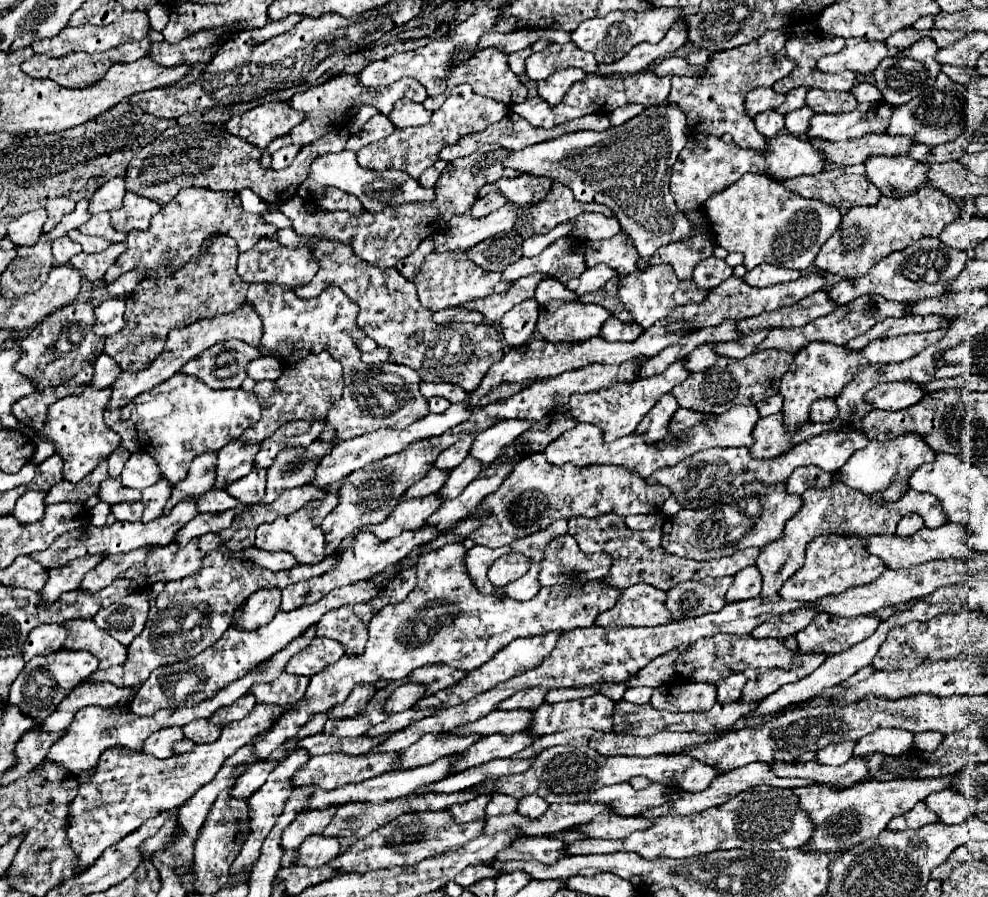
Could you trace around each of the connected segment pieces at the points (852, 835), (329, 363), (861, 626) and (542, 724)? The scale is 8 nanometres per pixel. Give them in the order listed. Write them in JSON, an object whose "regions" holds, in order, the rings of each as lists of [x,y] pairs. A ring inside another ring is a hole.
{"regions":[[[[940,776],[940,778],[900,778],[900,780],[890,780],[890,782],[862,782],[846,790],[838,788],[824,788],[824,786],[804,786],[804,788],[794,788],[794,794],[800,800],[800,808],[810,816],[814,824],[814,832],[800,846],[804,852],[842,852],[850,850],[868,838],[876,838],[886,824],[914,808],[916,802],[924,800],[926,794],[930,792],[940,792],[950,788],[952,776]]],[[[328,352],[310,354],[300,362],[284,366],[284,372],[278,380],[262,380],[254,386],[254,394],[262,406],[262,418],[254,428],[248,428],[240,440],[266,440],[272,436],[282,424],[290,420],[306,420],[316,422],[324,420],[332,404],[342,396],[344,378],[342,378],[342,364],[334,360]]],[[[816,614],[806,630],[798,632],[796,642],[800,652],[810,654],[838,654],[854,644],[872,636],[880,620],[874,616],[856,616],[856,618],[838,618]]],[[[602,694],[558,704],[544,702],[538,710],[534,710],[528,734],[532,738],[540,738],[546,734],[556,734],[568,728],[582,728],[582,726],[600,732],[610,732],[612,706],[614,706],[612,700]]]]}

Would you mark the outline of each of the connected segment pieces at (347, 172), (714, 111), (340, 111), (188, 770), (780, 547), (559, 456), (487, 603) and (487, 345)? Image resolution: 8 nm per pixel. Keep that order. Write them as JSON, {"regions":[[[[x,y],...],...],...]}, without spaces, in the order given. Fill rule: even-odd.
{"regions":[[[[350,150],[318,156],[312,162],[308,178],[298,188],[298,196],[302,196],[308,202],[314,202],[328,186],[334,186],[334,188],[340,188],[342,192],[354,194],[362,202],[364,210],[368,210],[368,212],[378,212],[378,210],[384,210],[386,206],[400,206],[400,204],[410,204],[410,202],[432,202],[434,200],[434,190],[422,188],[414,178],[406,176],[404,172],[398,172],[398,170],[374,172],[374,170],[360,168],[356,164],[356,152],[350,152]]],[[[766,32],[758,40],[750,44],[742,44],[734,50],[722,50],[722,82],[712,84],[712,76],[674,76],[672,78],[672,90],[668,96],[670,106],[678,106],[686,114],[688,128],[694,132],[702,132],[708,136],[722,136],[722,134],[732,134],[734,142],[740,148],[750,148],[750,150],[760,150],[764,152],[768,142],[766,138],[754,128],[754,122],[742,112],[744,108],[744,98],[750,90],[758,86],[772,86],[774,82],[786,78],[790,70],[794,68],[794,62],[786,56],[784,42],[786,42],[784,32]]],[[[342,74],[342,76],[334,76],[328,82],[316,86],[316,88],[308,88],[304,92],[298,92],[290,98],[290,106],[294,110],[300,110],[306,114],[304,122],[294,126],[290,130],[293,144],[311,144],[314,140],[318,140],[320,136],[324,136],[326,132],[330,132],[330,128],[340,128],[346,126],[348,120],[366,104],[376,106],[384,116],[388,116],[394,108],[394,102],[400,98],[408,98],[412,102],[424,102],[428,98],[426,88],[422,88],[422,84],[414,78],[402,78],[398,82],[394,82],[392,86],[380,86],[380,88],[364,88],[358,84],[358,78],[354,74]]],[[[258,704],[246,720],[230,724],[222,730],[222,736],[214,744],[196,746],[188,754],[178,754],[170,760],[158,760],[144,752],[130,752],[130,748],[108,748],[98,760],[98,772],[86,784],[80,786],[76,800],[70,804],[70,828],[68,838],[74,852],[78,852],[78,868],[86,870],[102,852],[140,828],[146,820],[160,812],[182,806],[198,788],[212,782],[220,766],[242,744],[248,744],[262,728],[270,726],[270,706]]],[[[832,480],[830,488],[826,490],[816,490],[810,488],[810,492],[802,494],[802,508],[798,514],[794,514],[784,528],[784,534],[780,540],[774,544],[768,544],[766,548],[760,550],[760,556],[756,560],[756,568],[760,570],[764,578],[764,590],[762,590],[762,600],[778,600],[778,588],[782,586],[784,580],[788,580],[804,560],[804,548],[810,540],[822,534],[838,534],[838,536],[878,536],[878,534],[894,534],[894,528],[898,520],[906,514],[920,514],[926,528],[938,528],[948,522],[942,504],[936,496],[926,496],[922,492],[910,490],[902,500],[894,504],[870,504],[862,492],[854,492],[852,488],[846,488],[844,484],[838,484],[838,480]]],[[[738,406],[732,408],[730,412],[724,412],[722,416],[714,416],[708,418],[690,428],[690,432],[682,432],[678,436],[670,436],[670,440],[664,440],[662,444],[642,444],[642,440],[638,440],[638,436],[630,434],[624,436],[622,440],[614,440],[614,444],[602,444],[602,434],[600,428],[596,428],[594,424],[578,424],[576,428],[564,432],[562,436],[558,436],[544,452],[546,460],[550,464],[574,464],[574,466],[590,466],[590,464],[614,464],[614,466],[624,466],[630,472],[646,478],[650,476],[654,470],[662,468],[662,466],[674,466],[682,460],[686,460],[688,456],[692,456],[694,452],[700,450],[708,450],[708,448],[728,448],[728,446],[750,446],[752,442],[752,428],[758,422],[758,410],[756,406]]],[[[460,542],[422,554],[416,562],[416,588],[402,604],[388,604],[370,620],[366,652],[354,658],[342,656],[338,664],[332,664],[326,668],[326,672],[318,672],[318,676],[312,676],[306,690],[310,700],[306,700],[298,712],[282,716],[282,720],[278,720],[278,724],[274,724],[274,728],[270,728],[270,732],[262,736],[258,744],[254,744],[258,760],[264,760],[274,748],[294,738],[312,716],[342,704],[358,684],[378,680],[398,682],[404,680],[414,668],[422,668],[426,664],[450,664],[470,672],[488,662],[498,650],[516,638],[588,628],[594,624],[598,614],[612,608],[618,596],[622,596],[622,592],[602,588],[602,582],[594,580],[590,584],[540,588],[540,592],[528,602],[518,602],[512,598],[498,600],[496,596],[484,596],[474,588],[474,582],[468,580],[466,570],[460,564],[464,556],[466,548]]],[[[284,228],[278,232],[278,242],[286,248],[300,248],[308,246],[312,248],[312,256],[318,262],[320,270],[318,274],[306,282],[294,288],[298,298],[310,300],[316,298],[324,288],[338,286],[346,296],[358,304],[358,318],[356,324],[368,338],[372,338],[378,346],[384,346],[390,350],[392,362],[418,368],[424,382],[454,382],[466,388],[468,392],[474,392],[480,386],[480,380],[488,372],[488,368],[502,360],[502,342],[494,326],[488,324],[434,324],[432,312],[426,312],[426,308],[420,306],[416,286],[408,282],[396,268],[378,268],[362,260],[352,252],[350,246],[308,238],[304,242],[302,236],[298,236],[292,228]]]]}

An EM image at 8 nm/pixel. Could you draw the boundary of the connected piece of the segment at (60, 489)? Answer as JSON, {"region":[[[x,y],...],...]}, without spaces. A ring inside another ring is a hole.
{"region":[[[102,460],[100,466],[86,476],[86,480],[82,480],[82,484],[70,484],[68,480],[60,480],[58,484],[54,484],[54,488],[50,488],[50,492],[46,494],[46,504],[58,504],[58,502],[80,502],[84,504],[90,496],[96,494],[98,484],[108,476],[108,462]]]}

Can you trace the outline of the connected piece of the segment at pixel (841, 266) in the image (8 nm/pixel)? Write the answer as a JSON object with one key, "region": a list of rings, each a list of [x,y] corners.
{"region":[[[920,188],[904,198],[880,196],[876,206],[856,206],[844,212],[838,230],[822,244],[814,264],[820,270],[842,278],[862,278],[868,270],[892,252],[912,246],[920,238],[938,238],[942,228],[960,216],[954,200],[936,188]]]}

